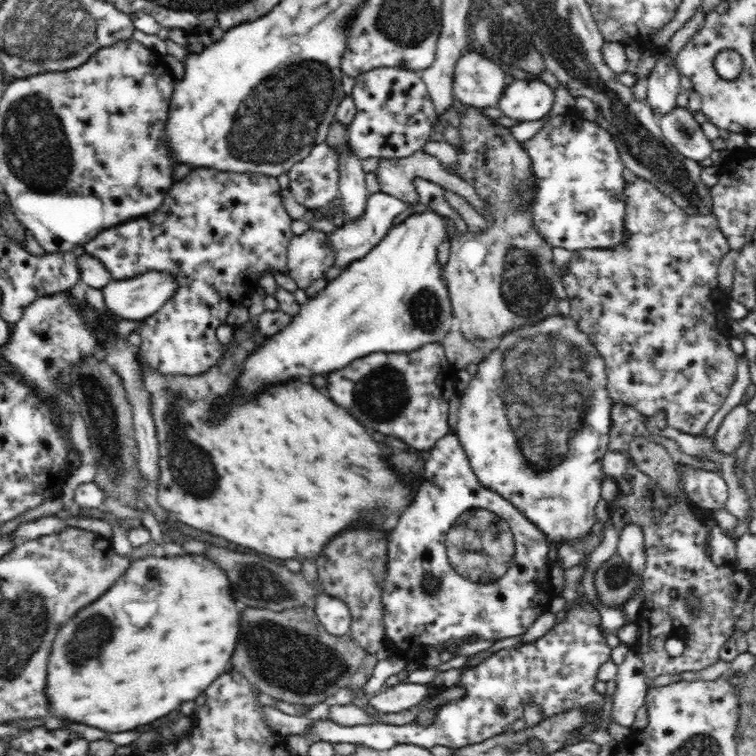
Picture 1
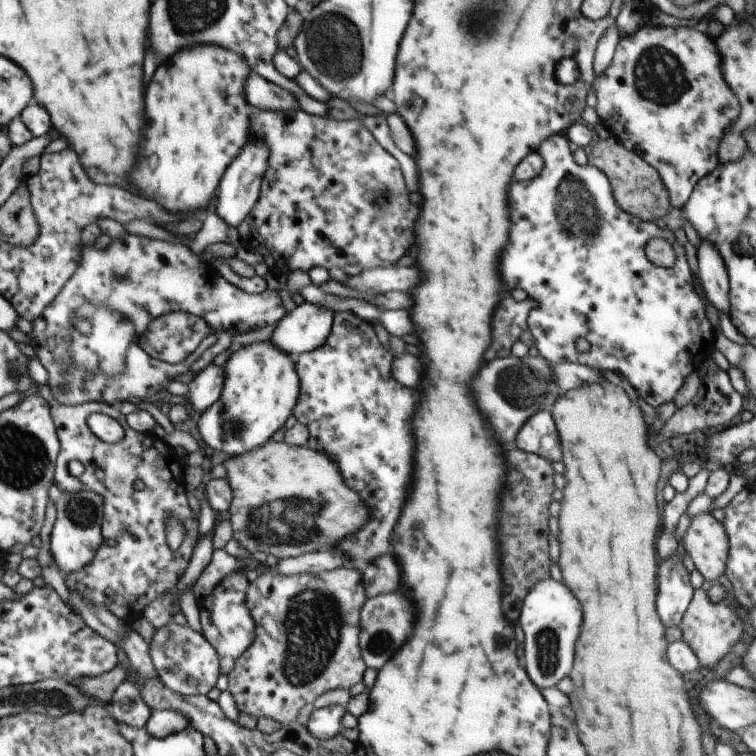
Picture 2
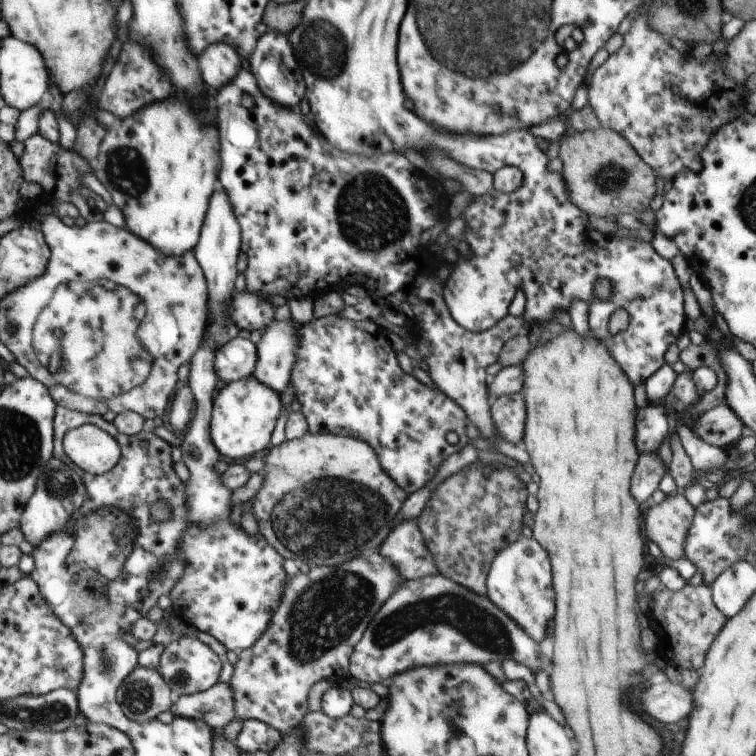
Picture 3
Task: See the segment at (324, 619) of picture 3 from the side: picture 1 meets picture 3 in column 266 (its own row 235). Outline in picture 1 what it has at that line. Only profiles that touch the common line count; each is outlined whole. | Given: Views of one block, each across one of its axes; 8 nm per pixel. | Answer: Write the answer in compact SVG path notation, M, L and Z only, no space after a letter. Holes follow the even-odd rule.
M628 175L624 185L624 199L626 202L625 211L625 231L628 238L625 243L618 245L616 249L582 249L573 254L574 259L568 262L568 272L574 274L580 283L578 294L571 299L569 316L578 323L580 331L592 341L598 353L604 359L607 374L607 389L610 397L615 403L630 405L645 417L652 418L656 413L665 413L667 426L675 428L680 432L691 435L698 435L704 432L707 422L720 410L726 396L729 393L732 383L736 377L736 366L738 355L732 351L724 334L724 320L720 326L720 318L716 316L718 312L718 298L723 291L718 286L718 267L720 260L730 252L730 245L722 231L718 228L718 218L714 213L689 215L679 208L672 198L663 194L658 187L640 177Z

